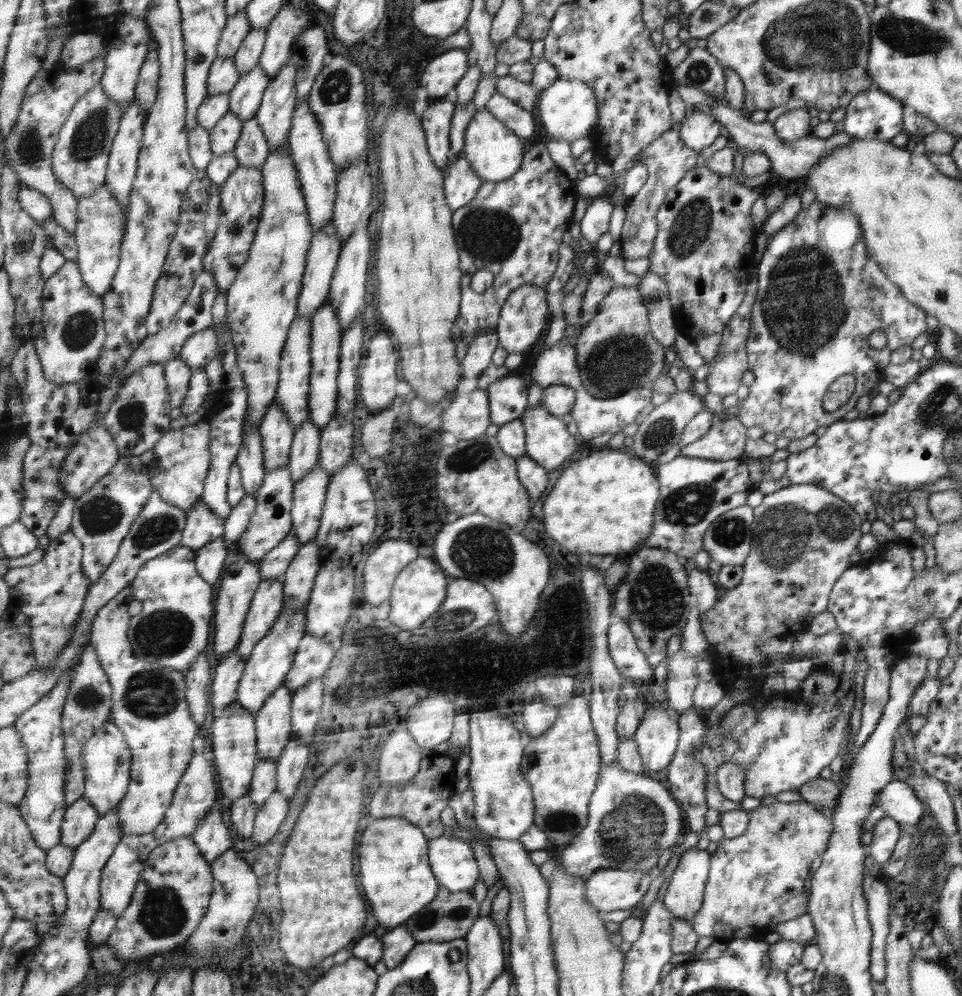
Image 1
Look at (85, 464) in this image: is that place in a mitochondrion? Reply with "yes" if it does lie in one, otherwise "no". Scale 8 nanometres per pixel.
no

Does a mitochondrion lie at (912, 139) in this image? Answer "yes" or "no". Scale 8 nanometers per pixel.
no

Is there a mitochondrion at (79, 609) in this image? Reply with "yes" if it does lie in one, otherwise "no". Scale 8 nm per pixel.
no

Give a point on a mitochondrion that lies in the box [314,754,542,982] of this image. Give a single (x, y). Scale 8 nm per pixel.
(431, 918)

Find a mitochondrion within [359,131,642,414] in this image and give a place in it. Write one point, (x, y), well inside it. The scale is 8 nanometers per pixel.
(489, 235)

